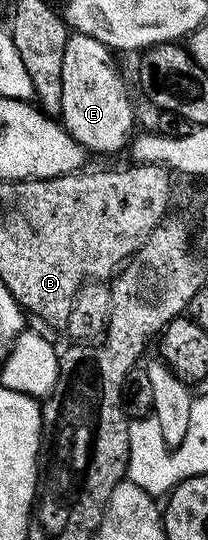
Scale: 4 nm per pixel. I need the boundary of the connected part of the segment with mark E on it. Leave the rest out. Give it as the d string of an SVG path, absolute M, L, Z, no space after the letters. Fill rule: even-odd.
M75 31L67 35L64 46L64 66L60 70L62 85L60 86L60 123L76 142L85 146L87 153L94 152L118 152L129 145L135 135L134 128L134 104L130 101L130 96L126 93L126 84L122 81L122 76L118 73L118 68L114 65L114 57L109 48L106 48L94 37L88 34Z

